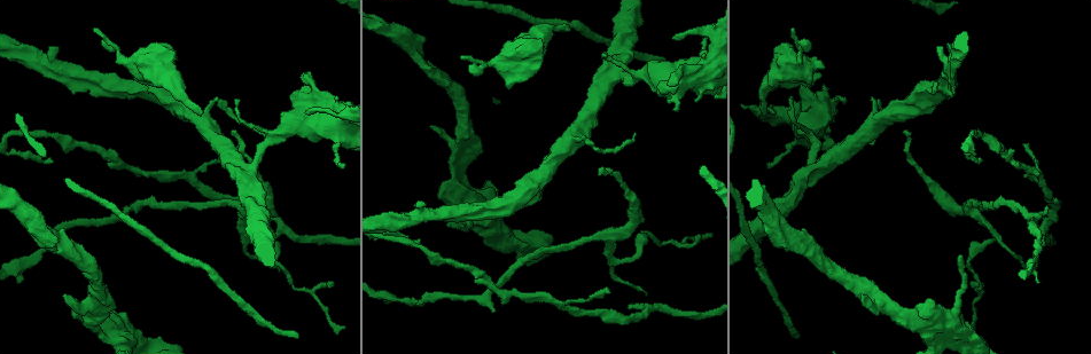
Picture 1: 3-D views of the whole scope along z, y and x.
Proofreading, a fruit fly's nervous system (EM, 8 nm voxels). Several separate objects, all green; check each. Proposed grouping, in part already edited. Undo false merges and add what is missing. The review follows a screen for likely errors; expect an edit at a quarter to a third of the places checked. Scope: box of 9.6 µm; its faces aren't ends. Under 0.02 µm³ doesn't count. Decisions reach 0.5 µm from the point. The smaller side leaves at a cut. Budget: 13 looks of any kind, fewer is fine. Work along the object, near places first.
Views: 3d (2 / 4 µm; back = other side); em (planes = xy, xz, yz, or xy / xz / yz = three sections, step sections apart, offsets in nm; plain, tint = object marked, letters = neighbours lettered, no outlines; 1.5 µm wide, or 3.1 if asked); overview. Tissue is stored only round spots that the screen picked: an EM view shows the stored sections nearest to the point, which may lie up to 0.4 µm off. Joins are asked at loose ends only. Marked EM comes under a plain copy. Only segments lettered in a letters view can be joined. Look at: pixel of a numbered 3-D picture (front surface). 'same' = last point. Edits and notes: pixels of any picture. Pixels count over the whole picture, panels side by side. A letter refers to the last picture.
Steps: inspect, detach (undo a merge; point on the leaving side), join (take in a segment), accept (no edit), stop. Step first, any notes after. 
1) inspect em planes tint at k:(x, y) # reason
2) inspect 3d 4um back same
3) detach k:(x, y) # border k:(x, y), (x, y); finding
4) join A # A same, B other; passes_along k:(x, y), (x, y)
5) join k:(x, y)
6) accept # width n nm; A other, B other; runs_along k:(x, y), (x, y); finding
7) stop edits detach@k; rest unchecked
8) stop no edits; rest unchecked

inspect 3d 4um at 1:(56, 46) # stops while still wide

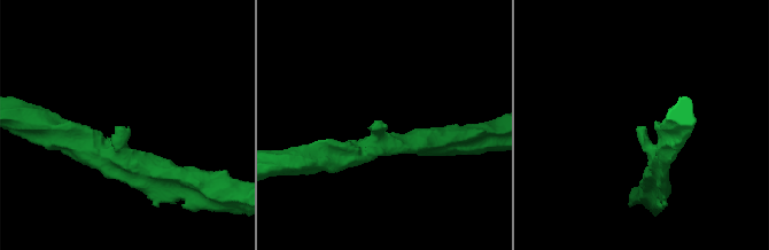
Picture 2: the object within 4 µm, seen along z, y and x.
inspect em planes letters at 2:(127, 128)

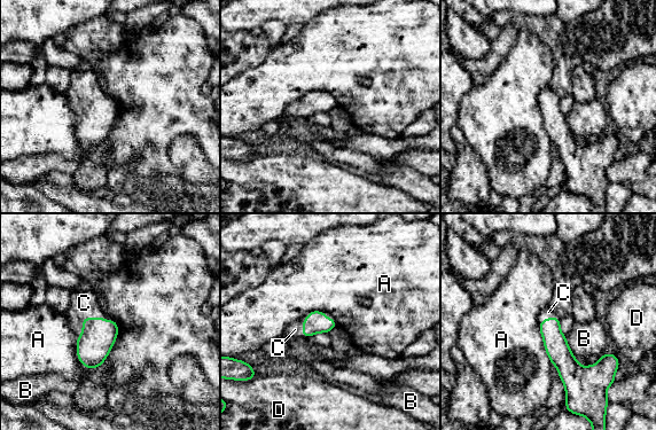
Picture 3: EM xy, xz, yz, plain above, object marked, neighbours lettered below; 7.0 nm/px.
join 3:(84, 303) # A other, B other, C same, D other; the neuron continues

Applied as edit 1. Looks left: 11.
inspect 3d 2um at 1:(202, 114)

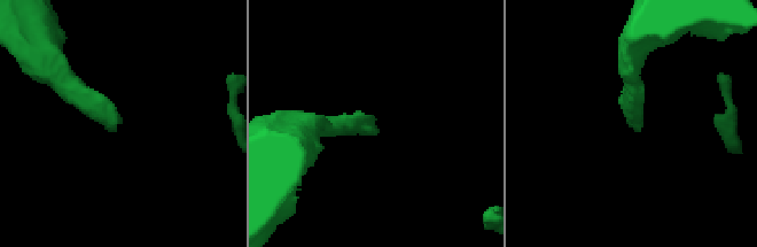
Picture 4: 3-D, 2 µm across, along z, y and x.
inspect em planes letters at 4:(629, 123) # shape alone is not enough

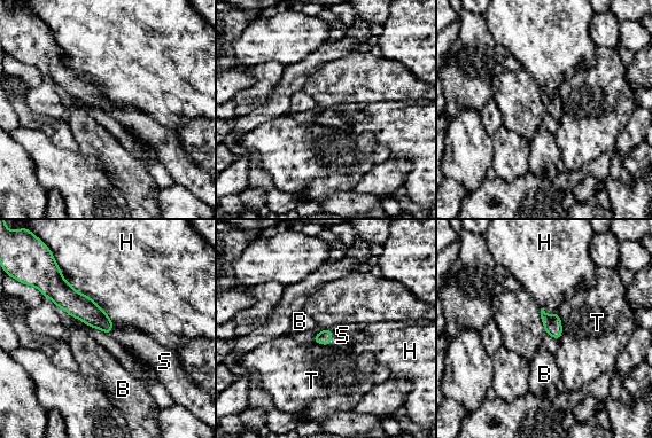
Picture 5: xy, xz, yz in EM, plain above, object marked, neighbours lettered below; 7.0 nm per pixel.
join 5:(342, 335) # width 100 nm; longest_contact H 550 nm; B other, H other, S same, T other; the neuron continues

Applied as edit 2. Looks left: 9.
inspect 3d 4um at 1:(279, 136) # calibre changes

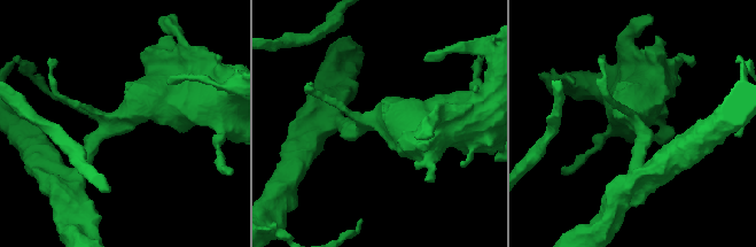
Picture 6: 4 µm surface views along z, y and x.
inspect em xz step 8 tint at 6:(123, 119) # now the EM

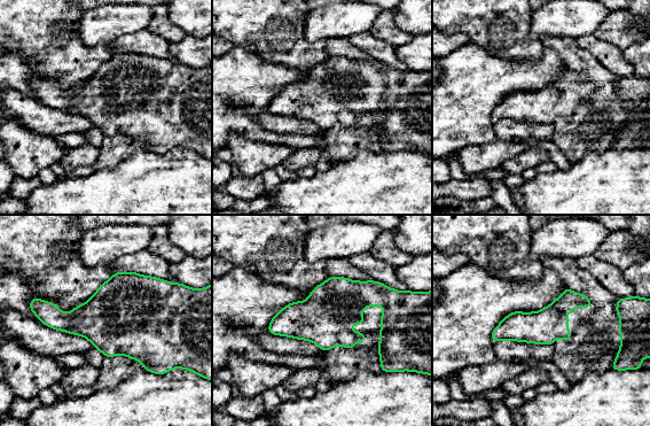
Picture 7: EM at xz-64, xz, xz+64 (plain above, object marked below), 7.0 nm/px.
inspect em planes letters same # another direction

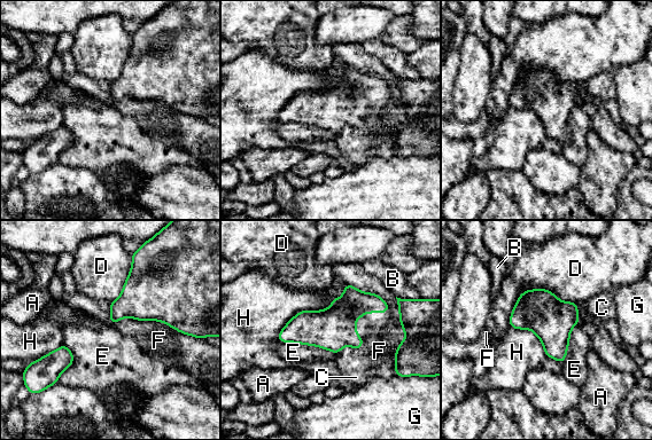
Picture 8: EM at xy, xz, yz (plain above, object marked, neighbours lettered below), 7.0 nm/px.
accept # width 300 nm; A other, B other, C other, D other, E other, F other, G other, H other; border 8:(346, 284), (277, 339); all the same neuron

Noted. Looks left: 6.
inspect em planes tint at 1:(664, 60) # thin end

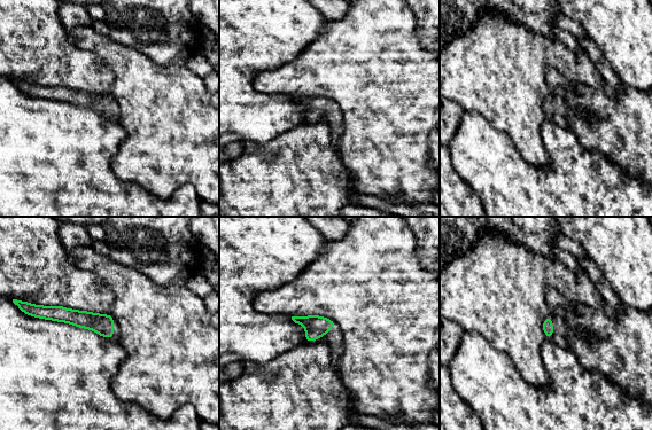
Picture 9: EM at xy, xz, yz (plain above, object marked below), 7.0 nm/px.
inspect em planes letters same # see the neighbours

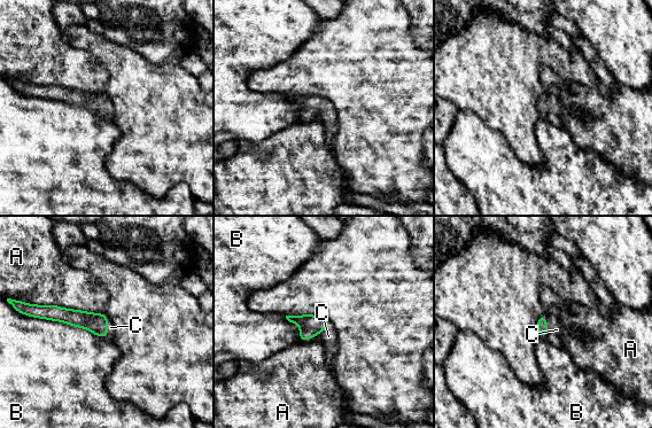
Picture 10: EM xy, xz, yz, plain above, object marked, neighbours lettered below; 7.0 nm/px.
join 10:(557, 329) # longest_contact B 600 nm; A other, B other, C same; passes_along 10:(542, 326), (546, 326), (557, 329); it goes on there

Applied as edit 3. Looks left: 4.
inspect overview # see it whole again

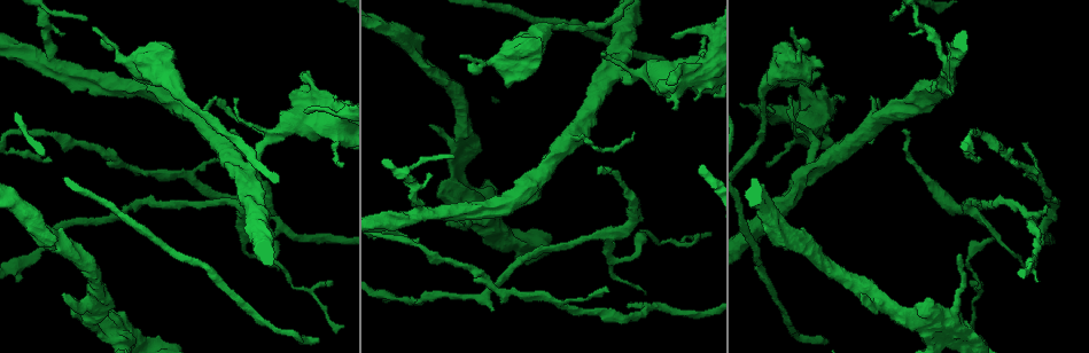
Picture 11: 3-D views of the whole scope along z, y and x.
inspect em yz step 8 letters at 11:(385, 299) # free end

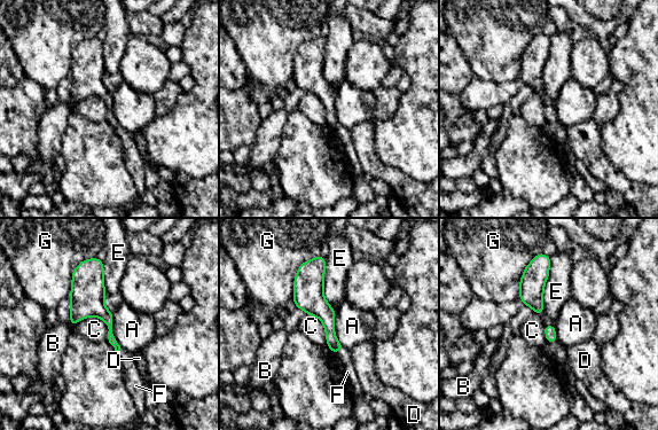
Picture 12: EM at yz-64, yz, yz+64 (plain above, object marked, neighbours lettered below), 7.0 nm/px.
join 12:(347, 372) # A other, B other, C other, D other, E other, F same, G other; passes_along 12:(327, 318), (338, 351), (347, 372); the neuron continues

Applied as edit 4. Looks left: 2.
stop edits join@3, join@5, join@10, join@12; rest unchecked

